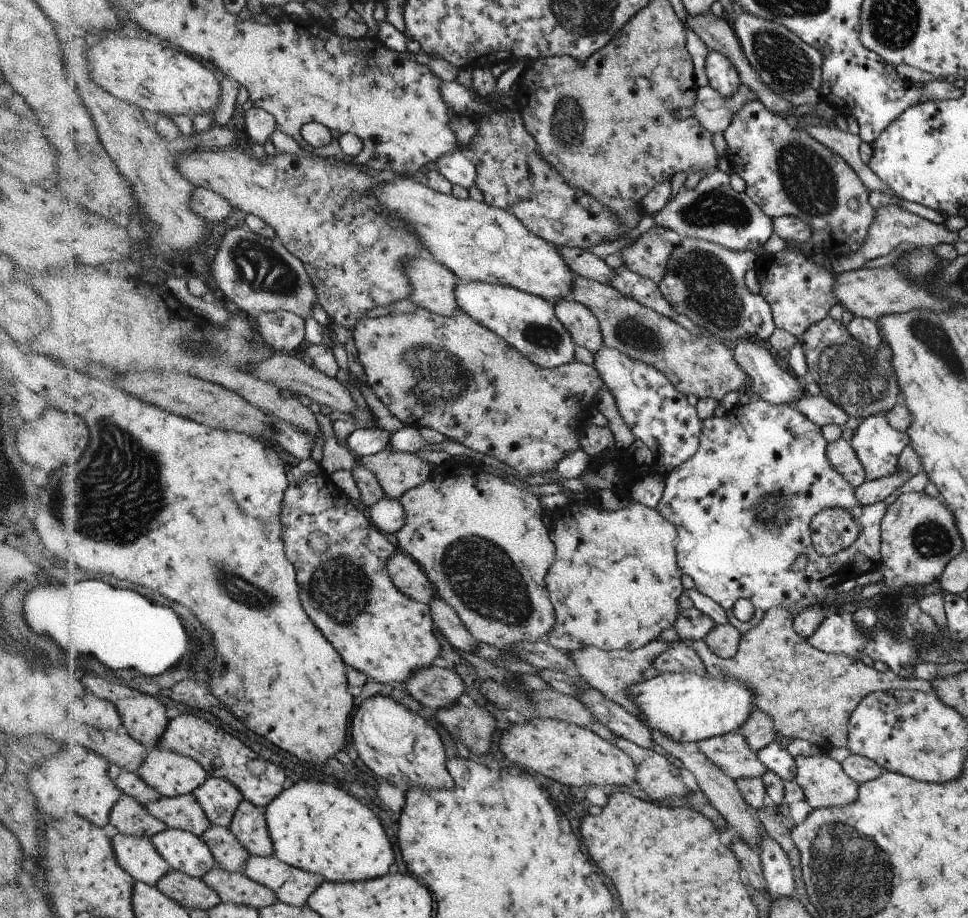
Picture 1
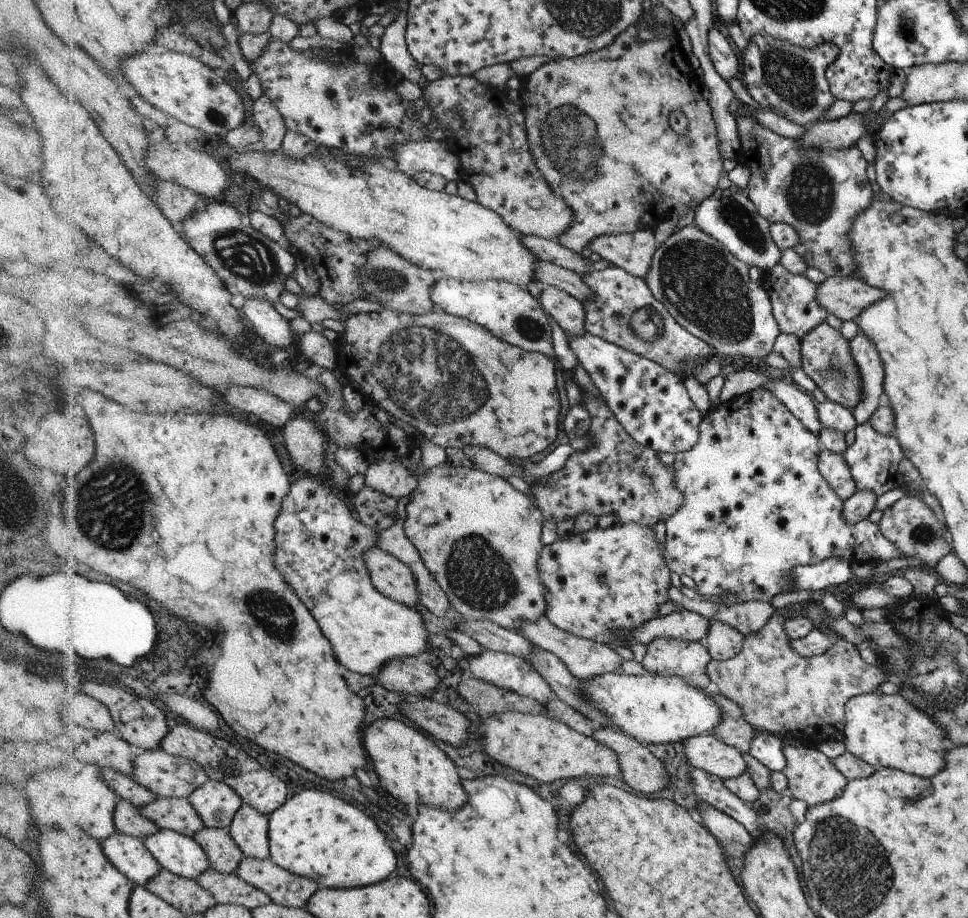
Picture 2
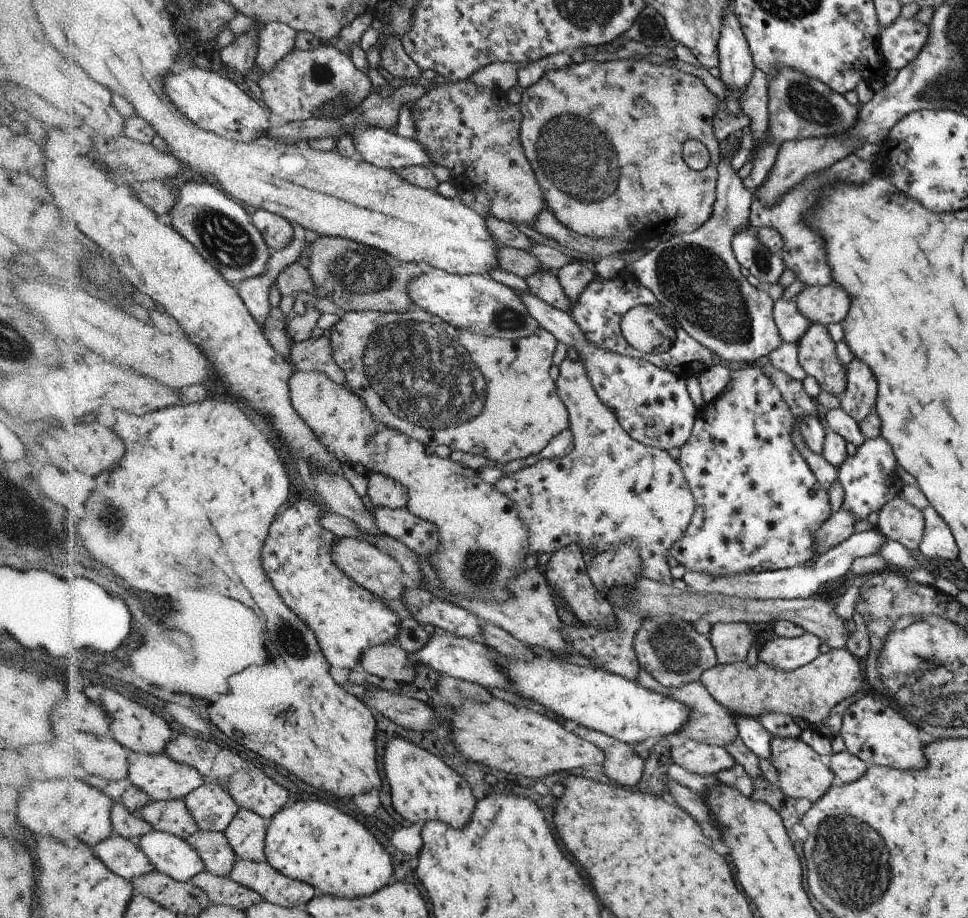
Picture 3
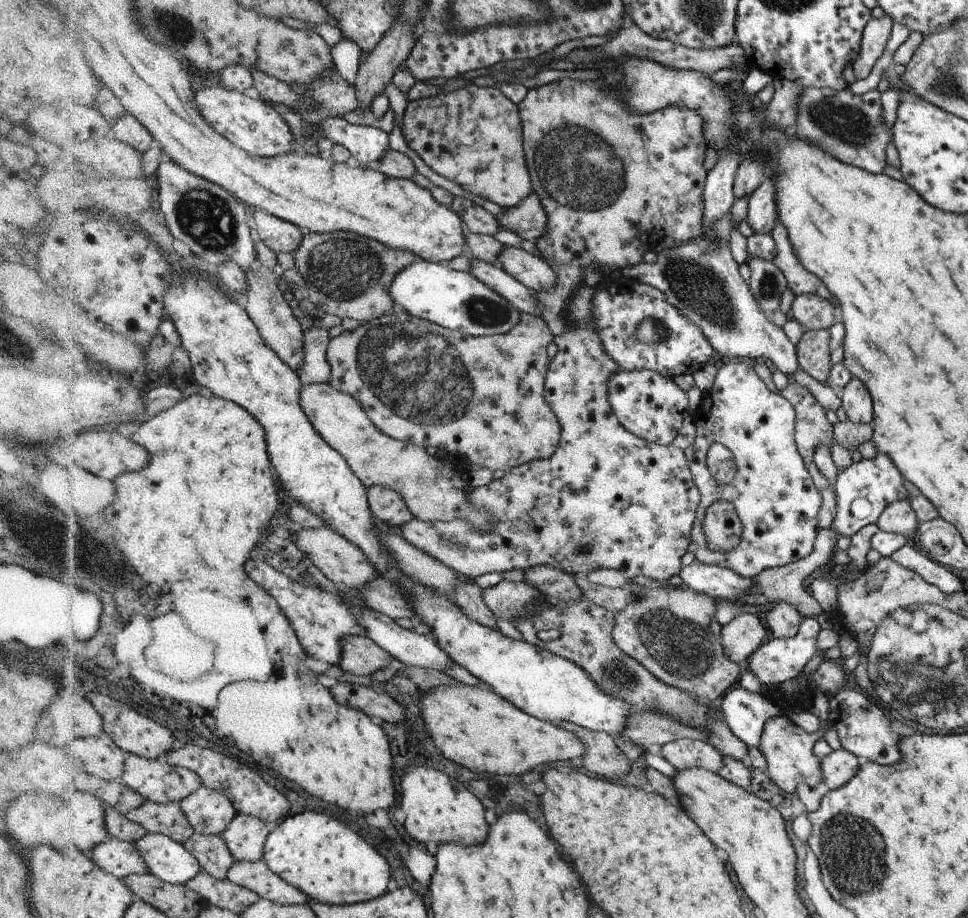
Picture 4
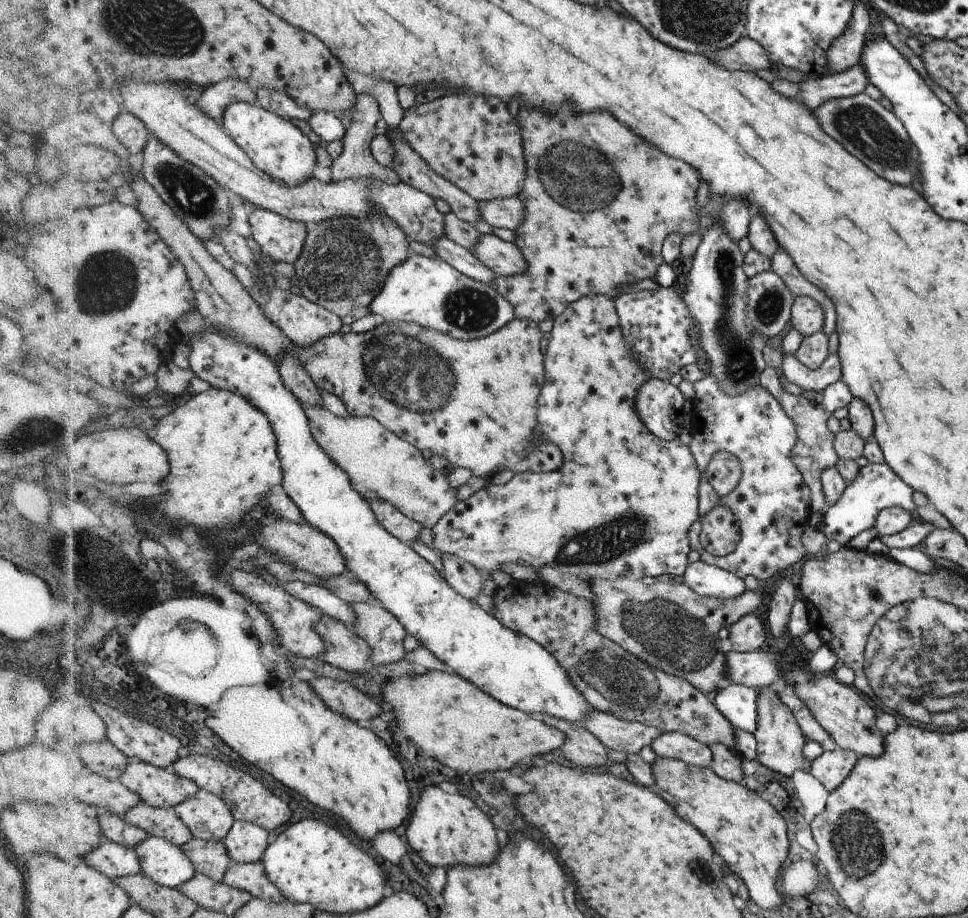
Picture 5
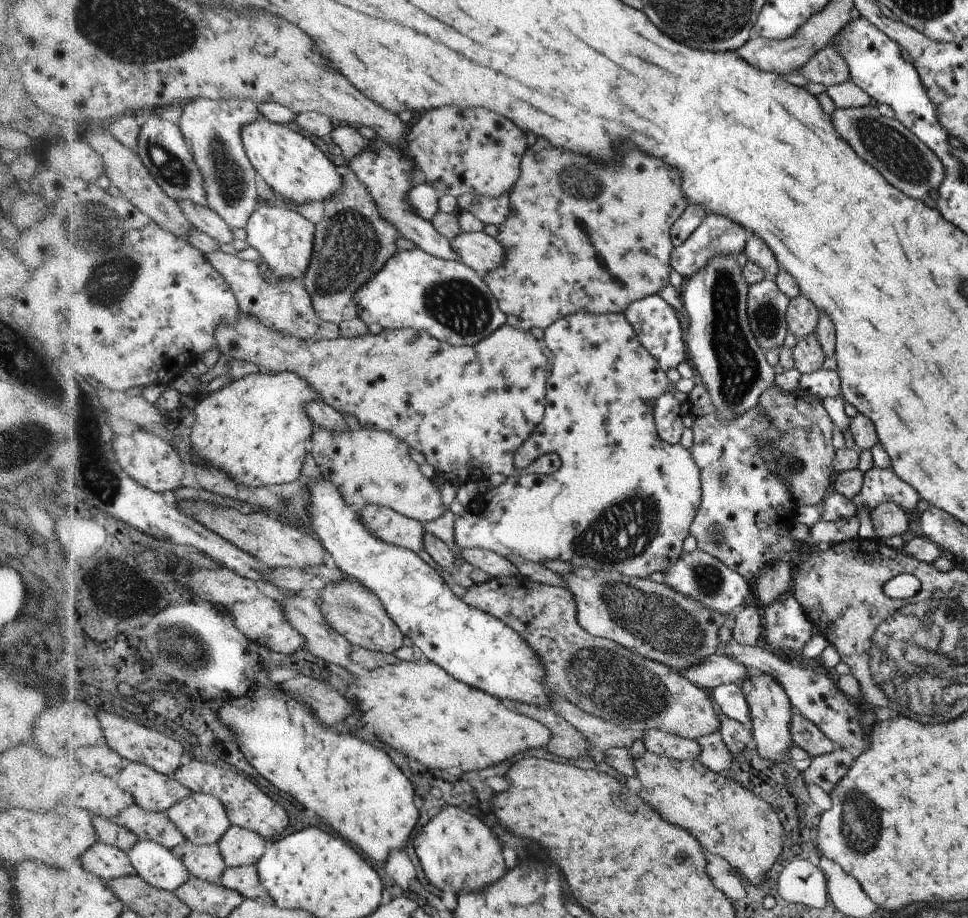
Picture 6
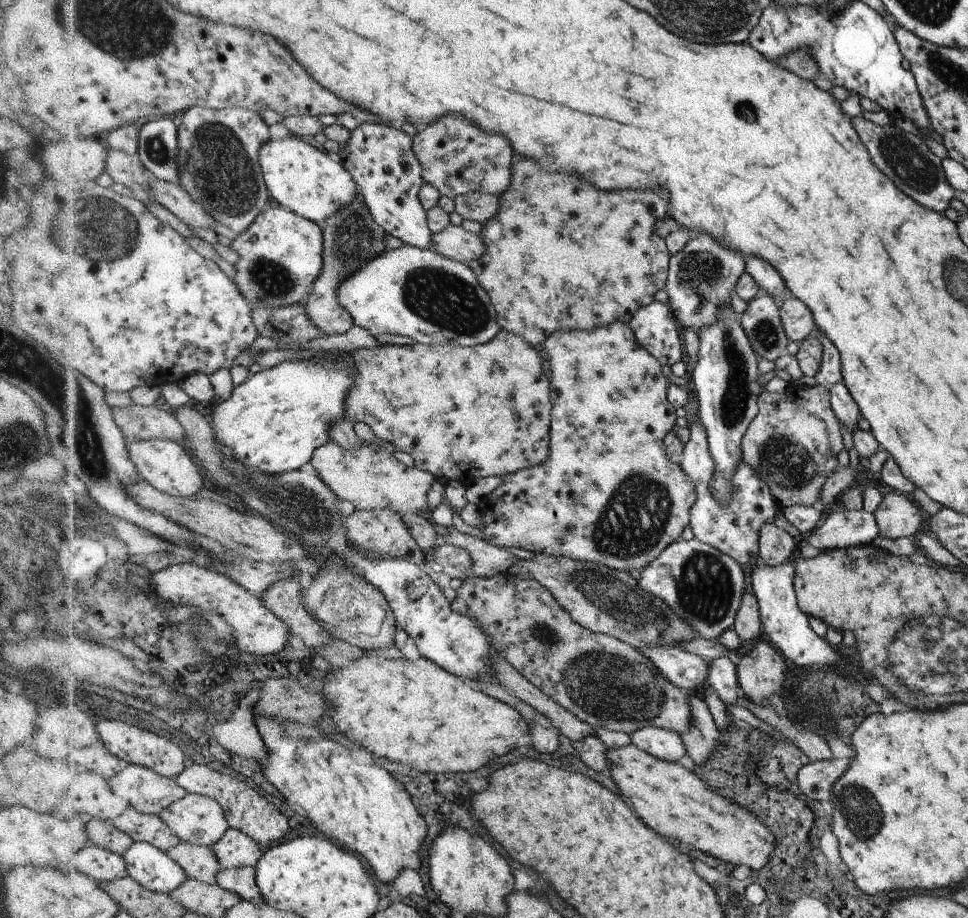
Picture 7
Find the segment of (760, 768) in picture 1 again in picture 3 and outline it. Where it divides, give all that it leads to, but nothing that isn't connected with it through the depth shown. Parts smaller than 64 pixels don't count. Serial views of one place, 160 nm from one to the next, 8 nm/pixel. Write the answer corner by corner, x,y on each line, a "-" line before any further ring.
687,740
682,746
672,747
670,754
674,763
678,763
684,770
699,774
700,776
717,775
736,764
733,755
725,747
709,745
693,740

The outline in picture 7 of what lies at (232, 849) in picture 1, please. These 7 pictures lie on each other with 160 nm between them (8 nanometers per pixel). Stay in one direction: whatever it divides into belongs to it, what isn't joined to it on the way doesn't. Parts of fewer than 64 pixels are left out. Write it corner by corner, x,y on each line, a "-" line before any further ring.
182,842
169,850
169,855
189,874
190,879
215,885
224,869
213,847

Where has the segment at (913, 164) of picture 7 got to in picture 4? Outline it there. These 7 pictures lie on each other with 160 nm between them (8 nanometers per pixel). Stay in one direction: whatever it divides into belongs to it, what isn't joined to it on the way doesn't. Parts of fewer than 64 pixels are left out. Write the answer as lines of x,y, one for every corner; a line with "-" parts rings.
808,86
798,100
798,120
795,135
810,140
834,158
854,164
873,174
881,174
886,163
886,148
893,142
893,132
886,126
881,104
881,93
875,88
856,96
849,89
831,90
830,88

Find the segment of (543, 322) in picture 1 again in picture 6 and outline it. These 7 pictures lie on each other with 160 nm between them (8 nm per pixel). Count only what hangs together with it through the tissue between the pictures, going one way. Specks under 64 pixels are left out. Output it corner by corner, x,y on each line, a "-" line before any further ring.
422,249
401,250
390,257
386,265
353,296
356,302
357,316
364,324
379,324
383,329
416,329
426,331
442,342
461,347
476,345
501,328
508,320
499,306
493,291
477,271
466,263
446,260
428,254

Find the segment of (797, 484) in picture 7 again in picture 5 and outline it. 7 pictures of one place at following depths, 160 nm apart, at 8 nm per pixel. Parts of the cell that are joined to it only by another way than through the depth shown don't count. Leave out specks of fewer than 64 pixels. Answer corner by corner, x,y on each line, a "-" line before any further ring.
766,367
765,372
761,374
759,384
780,403
780,406
786,411
786,414
792,419
797,428
797,441
793,446
791,456
797,469
804,475
806,484
809,486
812,511
823,516
826,512
828,499
825,497
825,494
822,494
821,478
824,476
826,469
836,466
836,462
839,461
837,452
834,452
834,448
832,448
832,442
836,442
834,434
826,426
826,422
828,422
831,414
827,410
822,410
820,405
814,406
812,401
803,395
788,393
782,387
779,377
778,370

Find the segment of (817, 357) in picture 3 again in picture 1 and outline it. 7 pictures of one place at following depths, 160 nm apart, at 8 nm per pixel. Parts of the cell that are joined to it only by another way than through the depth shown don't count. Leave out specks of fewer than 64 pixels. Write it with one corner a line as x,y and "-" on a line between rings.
830,316
813,325
800,340
808,372
820,387
821,394
836,403
849,417
865,419
884,414
903,402
888,346
872,352
857,342
849,333
848,326

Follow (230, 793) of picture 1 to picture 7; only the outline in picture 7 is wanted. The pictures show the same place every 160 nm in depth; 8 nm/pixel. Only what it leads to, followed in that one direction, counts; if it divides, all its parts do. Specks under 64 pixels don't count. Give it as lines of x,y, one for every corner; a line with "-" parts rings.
198,793
175,802
161,817
184,842
196,845
213,847
231,828
221,802

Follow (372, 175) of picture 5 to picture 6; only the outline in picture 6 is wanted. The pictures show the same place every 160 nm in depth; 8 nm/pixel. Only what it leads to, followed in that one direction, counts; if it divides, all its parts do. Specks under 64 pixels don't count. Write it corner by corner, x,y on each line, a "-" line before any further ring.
347,164
343,169
345,170
344,185
334,197
323,202
324,216
318,224
315,224
317,232
314,241
314,258
304,278
305,285
313,296
314,310
318,318
337,325
357,317
354,293
374,278
386,265
389,258
397,253
395,242
400,237
397,228
382,216
380,208
374,202
368,188
358,180
352,171
347,170

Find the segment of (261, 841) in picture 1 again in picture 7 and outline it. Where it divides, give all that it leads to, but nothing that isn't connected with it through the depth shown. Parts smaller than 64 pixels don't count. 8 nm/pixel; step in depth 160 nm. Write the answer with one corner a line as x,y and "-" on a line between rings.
230,828
220,842
213,846
224,869
256,867
265,856
264,846
241,830

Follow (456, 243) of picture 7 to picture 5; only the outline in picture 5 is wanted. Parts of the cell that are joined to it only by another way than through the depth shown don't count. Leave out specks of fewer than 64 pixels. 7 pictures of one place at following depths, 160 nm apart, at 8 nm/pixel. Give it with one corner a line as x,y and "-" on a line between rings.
492,233
481,234
480,242
470,252
491,268
495,275
512,276
528,270
528,263
520,248

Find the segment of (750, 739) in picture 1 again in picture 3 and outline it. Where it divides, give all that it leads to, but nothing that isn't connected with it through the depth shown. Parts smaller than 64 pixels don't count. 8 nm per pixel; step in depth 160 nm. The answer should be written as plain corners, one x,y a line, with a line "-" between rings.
642,670
639,672
637,680
644,688
660,692
662,695
672,696
672,698
680,700
686,707
689,707
690,711
693,711
692,717
689,718
689,724
682,726
677,732
677,735
682,740
693,740
709,745
725,747
725,744
730,744
738,739
735,723
736,716
708,692
708,689
702,684
701,680
691,682
680,689
668,688
660,684
651,674

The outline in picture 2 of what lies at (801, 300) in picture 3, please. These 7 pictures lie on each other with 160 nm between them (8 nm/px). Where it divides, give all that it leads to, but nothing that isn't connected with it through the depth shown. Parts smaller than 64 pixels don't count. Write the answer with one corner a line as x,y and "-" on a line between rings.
860,276
828,277
818,284
817,302
828,314
834,314
842,322
856,320
866,306
884,298
884,291
871,287

